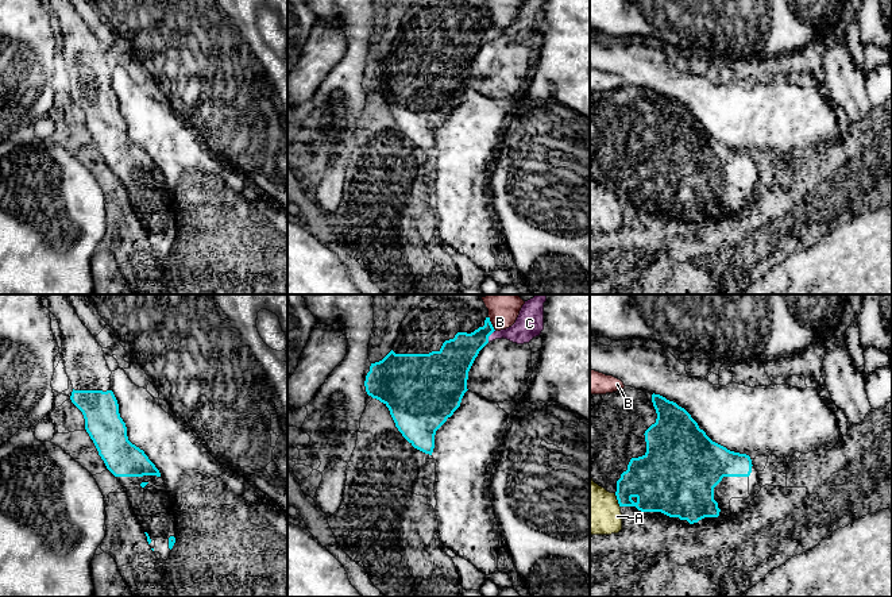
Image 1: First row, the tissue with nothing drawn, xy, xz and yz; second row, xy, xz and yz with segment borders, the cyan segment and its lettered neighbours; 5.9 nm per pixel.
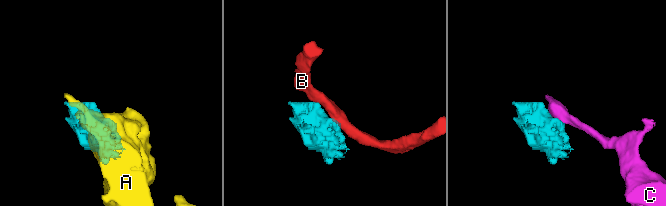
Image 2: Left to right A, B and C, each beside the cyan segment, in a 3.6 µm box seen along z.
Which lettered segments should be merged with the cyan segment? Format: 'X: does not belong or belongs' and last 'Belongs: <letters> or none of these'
A: does not belong
B: does not belong
C: does not belong
Belongs: none of these

